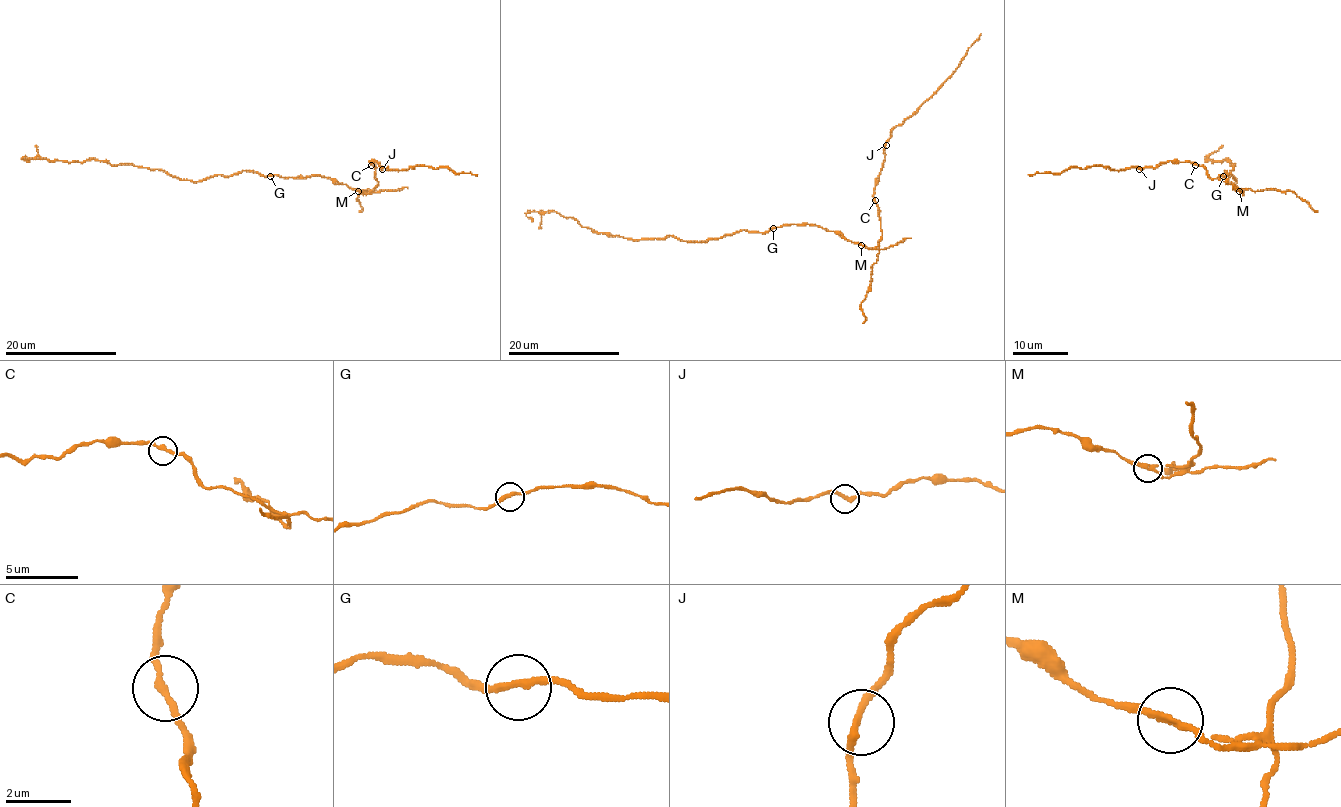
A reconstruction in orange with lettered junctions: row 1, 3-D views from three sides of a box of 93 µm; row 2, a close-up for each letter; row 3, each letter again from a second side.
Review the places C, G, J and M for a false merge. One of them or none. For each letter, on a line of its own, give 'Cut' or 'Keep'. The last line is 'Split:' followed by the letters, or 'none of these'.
C: Keep
G: Keep
J: Keep
M: Cut
Split: M

